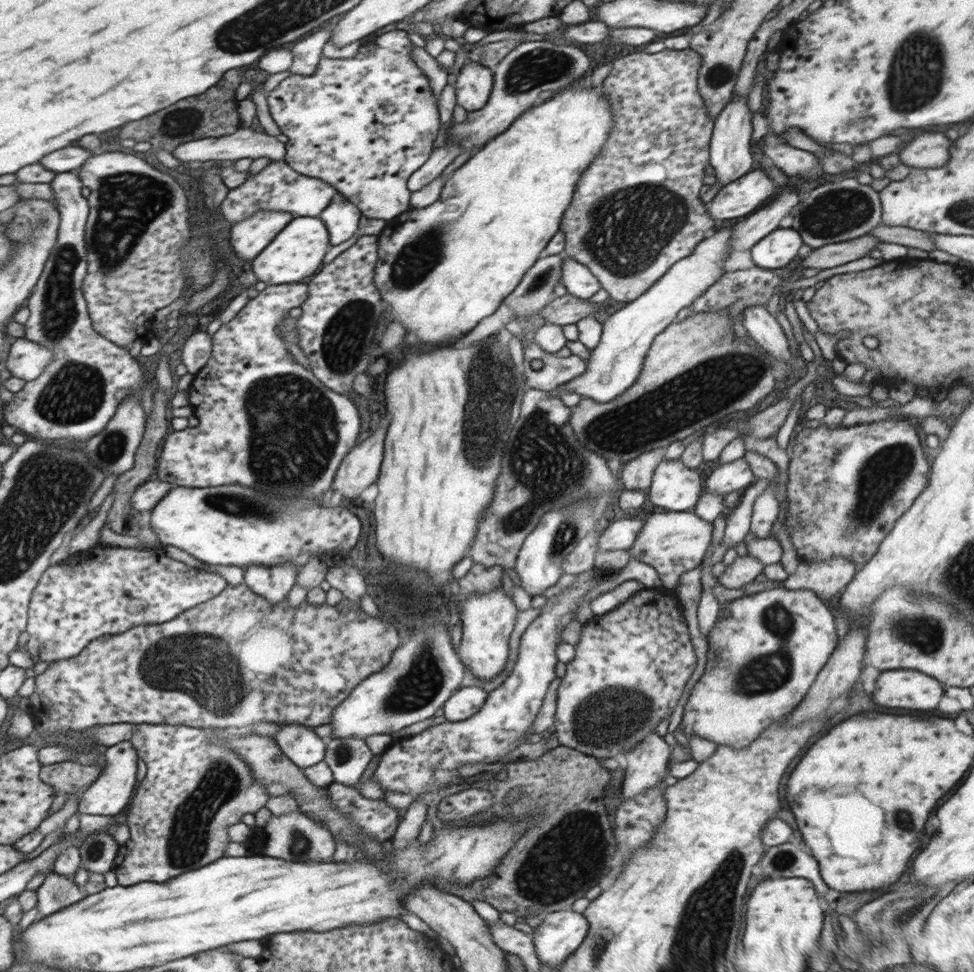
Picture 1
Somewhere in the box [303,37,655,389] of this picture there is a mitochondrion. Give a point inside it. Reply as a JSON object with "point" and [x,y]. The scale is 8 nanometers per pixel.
{"point":[346,333]}

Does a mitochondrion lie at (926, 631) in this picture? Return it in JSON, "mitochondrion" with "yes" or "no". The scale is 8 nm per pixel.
{"mitochondrion":"yes"}

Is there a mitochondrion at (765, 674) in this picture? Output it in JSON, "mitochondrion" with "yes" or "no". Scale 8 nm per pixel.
{"mitochondrion":"yes"}

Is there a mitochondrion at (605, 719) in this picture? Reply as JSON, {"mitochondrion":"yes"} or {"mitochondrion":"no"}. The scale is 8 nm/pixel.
{"mitochondrion":"yes"}

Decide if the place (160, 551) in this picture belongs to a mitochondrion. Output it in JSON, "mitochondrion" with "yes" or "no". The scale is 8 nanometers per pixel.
{"mitochondrion":"no"}

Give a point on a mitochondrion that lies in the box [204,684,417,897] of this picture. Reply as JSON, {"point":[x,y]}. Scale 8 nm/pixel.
{"point":[300,844]}

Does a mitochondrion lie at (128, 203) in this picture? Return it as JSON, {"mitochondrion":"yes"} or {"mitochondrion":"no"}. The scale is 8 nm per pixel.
{"mitochondrion":"yes"}

